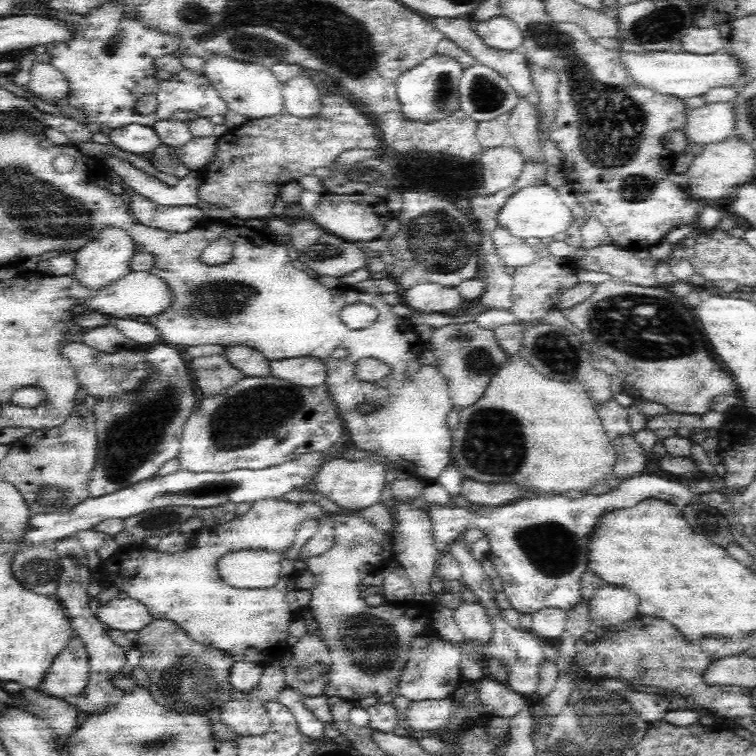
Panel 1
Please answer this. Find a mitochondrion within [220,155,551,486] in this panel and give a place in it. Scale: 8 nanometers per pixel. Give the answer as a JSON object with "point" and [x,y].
{"point":[494,441]}

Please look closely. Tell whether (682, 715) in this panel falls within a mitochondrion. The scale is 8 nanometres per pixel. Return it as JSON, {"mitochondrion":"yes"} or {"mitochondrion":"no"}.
{"mitochondrion":"no"}

